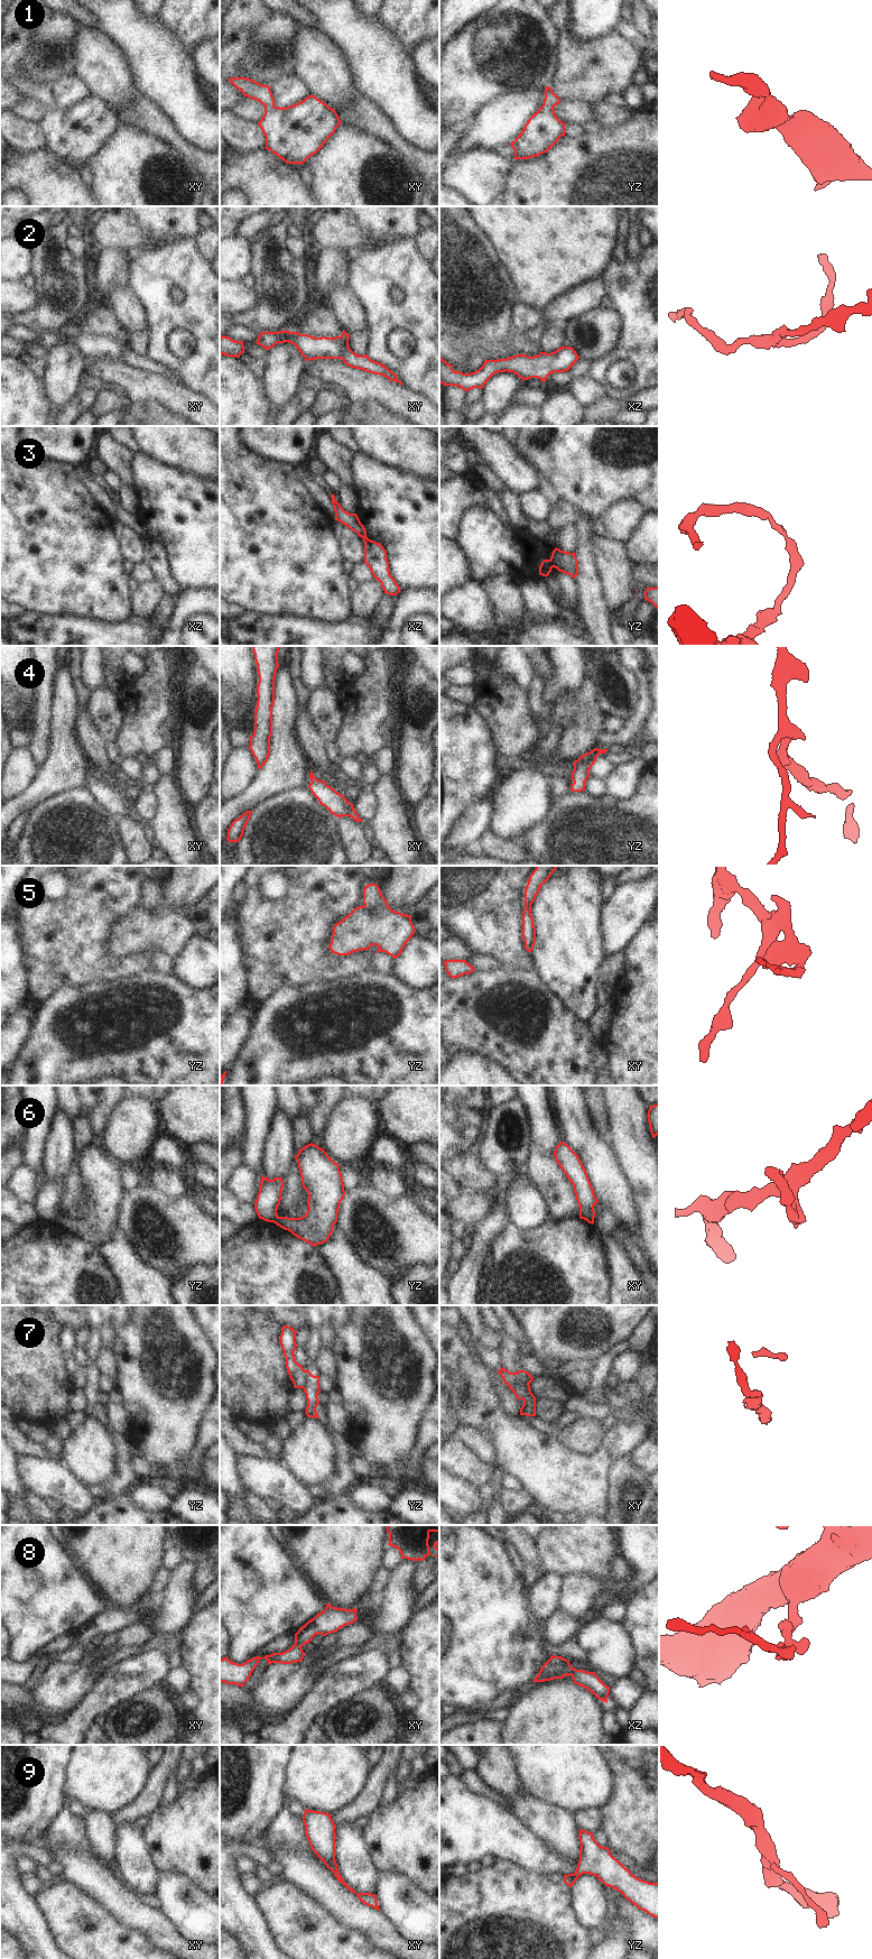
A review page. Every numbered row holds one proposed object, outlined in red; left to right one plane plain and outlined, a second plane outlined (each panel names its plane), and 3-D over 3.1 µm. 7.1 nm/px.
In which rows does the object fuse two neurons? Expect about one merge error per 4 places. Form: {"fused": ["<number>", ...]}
{"fused": ["2", "3", "6", "7"]}

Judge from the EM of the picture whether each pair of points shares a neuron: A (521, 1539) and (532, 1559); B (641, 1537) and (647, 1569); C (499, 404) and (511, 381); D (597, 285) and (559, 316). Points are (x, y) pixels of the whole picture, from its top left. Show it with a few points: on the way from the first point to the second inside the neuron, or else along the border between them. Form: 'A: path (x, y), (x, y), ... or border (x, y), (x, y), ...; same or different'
A: path (523, 1543), (529, 1554); same
B: path (647, 1545), (647, 1561); same
C: path (499, 398), (499, 394), (506, 387); same
D: path (588, 294), (575, 301), (568, 307); same

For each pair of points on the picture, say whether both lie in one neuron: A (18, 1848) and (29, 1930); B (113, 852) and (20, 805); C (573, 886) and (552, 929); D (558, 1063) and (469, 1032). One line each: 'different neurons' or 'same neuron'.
A: same neuron
B: different neurons
C: same neuron
D: same neuron

